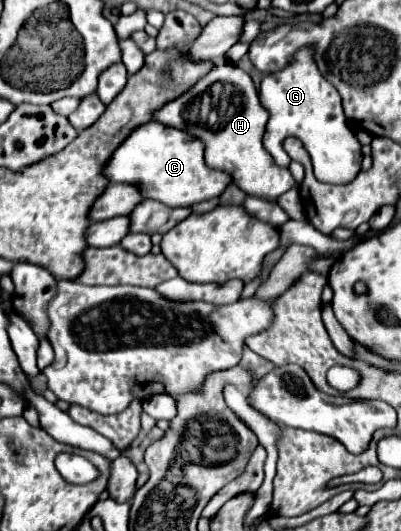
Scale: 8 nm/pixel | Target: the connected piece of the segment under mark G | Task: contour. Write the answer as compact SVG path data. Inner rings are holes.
M301 47L301 51L293 55L293 61L285 69L267 75L259 87L259 101L269 113L263 147L273 155L277 165L289 165L289 155L281 147L283 139L297 137L309 151L315 175L317 179L321 179L321 183L339 185L349 183L357 177L363 161L361 143L347 127L347 117L343 113L337 89L317 69L317 63L313 61L313 47Z

